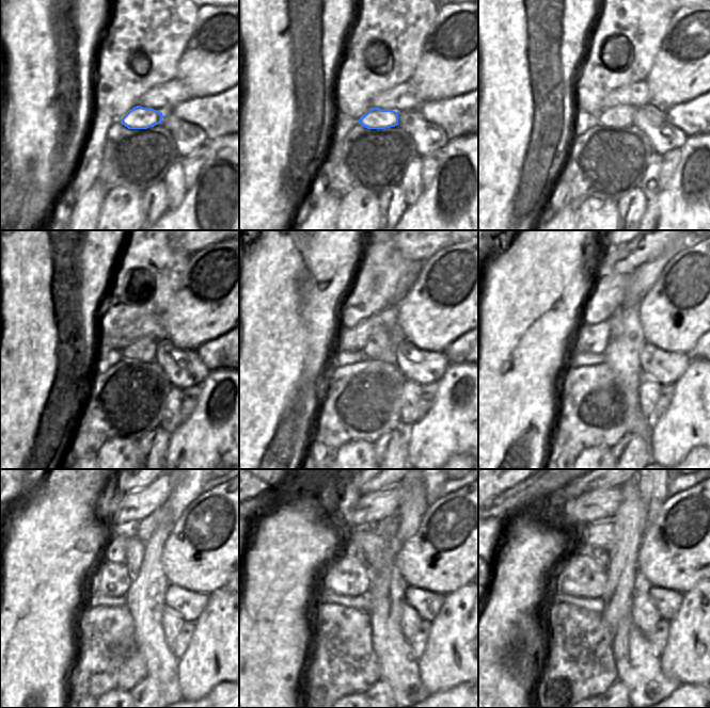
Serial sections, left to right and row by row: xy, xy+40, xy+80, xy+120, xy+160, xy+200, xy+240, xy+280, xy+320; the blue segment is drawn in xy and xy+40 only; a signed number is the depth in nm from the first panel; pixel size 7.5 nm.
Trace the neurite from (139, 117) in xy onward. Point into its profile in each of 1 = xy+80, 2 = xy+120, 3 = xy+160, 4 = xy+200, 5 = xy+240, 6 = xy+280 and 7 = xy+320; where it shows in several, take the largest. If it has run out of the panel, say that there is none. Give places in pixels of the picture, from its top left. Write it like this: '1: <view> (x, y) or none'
1: xy+80 (621, 115)
2: xy+120 (144, 350)
3: xy+160 (378, 342)
4: xy+200 (615, 321)
5: xy+240 (133, 547)
6: xy+280 (372, 544)
7: xy+320 (601, 534)

